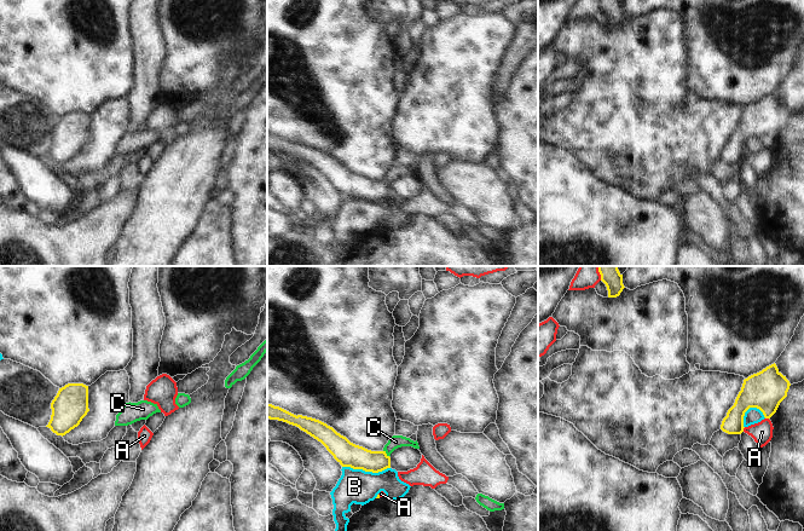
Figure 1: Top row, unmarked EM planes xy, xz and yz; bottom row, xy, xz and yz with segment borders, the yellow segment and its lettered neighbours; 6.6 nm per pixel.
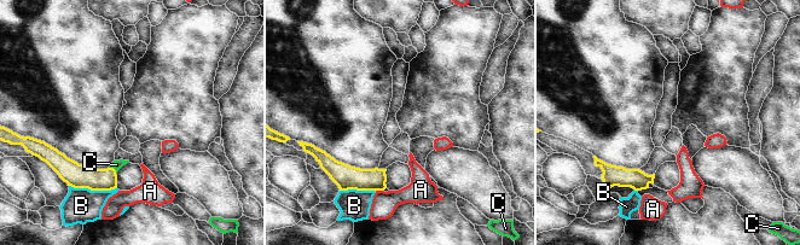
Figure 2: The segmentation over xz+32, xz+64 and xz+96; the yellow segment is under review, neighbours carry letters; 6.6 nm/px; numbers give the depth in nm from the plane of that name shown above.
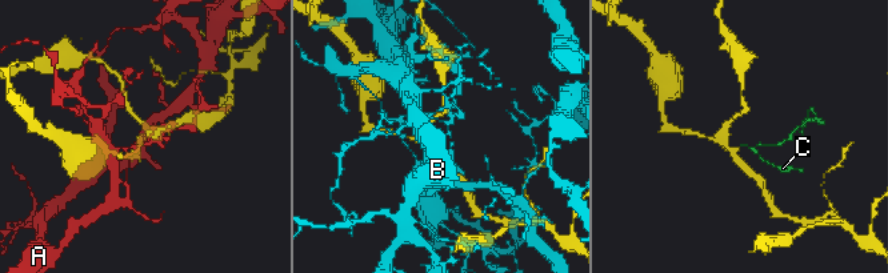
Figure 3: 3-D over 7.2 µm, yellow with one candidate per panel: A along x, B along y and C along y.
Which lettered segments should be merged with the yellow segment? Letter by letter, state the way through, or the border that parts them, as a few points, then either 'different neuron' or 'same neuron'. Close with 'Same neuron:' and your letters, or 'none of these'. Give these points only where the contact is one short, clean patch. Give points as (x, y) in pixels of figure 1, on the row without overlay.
A: different neuron
B: different neuron
C: runs through xz (348, 184), (386, 183), (395, 171); same neuron
Same neuron: C

